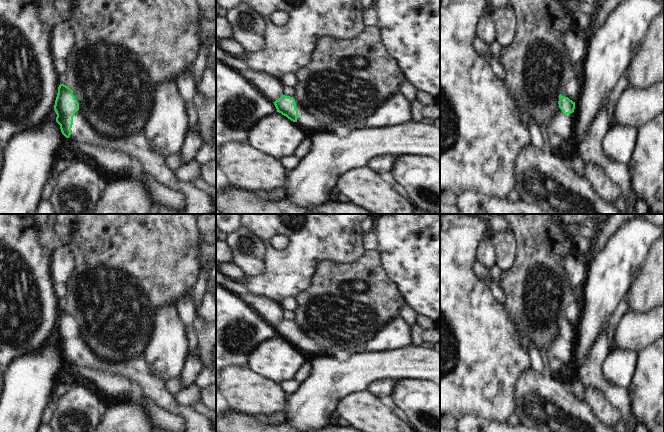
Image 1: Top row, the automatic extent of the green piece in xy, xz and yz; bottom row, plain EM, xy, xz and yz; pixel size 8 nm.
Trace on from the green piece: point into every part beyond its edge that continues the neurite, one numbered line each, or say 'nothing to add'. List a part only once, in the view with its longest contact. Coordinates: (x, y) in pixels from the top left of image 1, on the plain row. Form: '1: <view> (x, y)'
1: xy (81, 355)

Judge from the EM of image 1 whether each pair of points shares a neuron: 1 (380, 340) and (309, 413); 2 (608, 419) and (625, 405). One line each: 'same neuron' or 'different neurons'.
1: different neurons
2: different neurons

